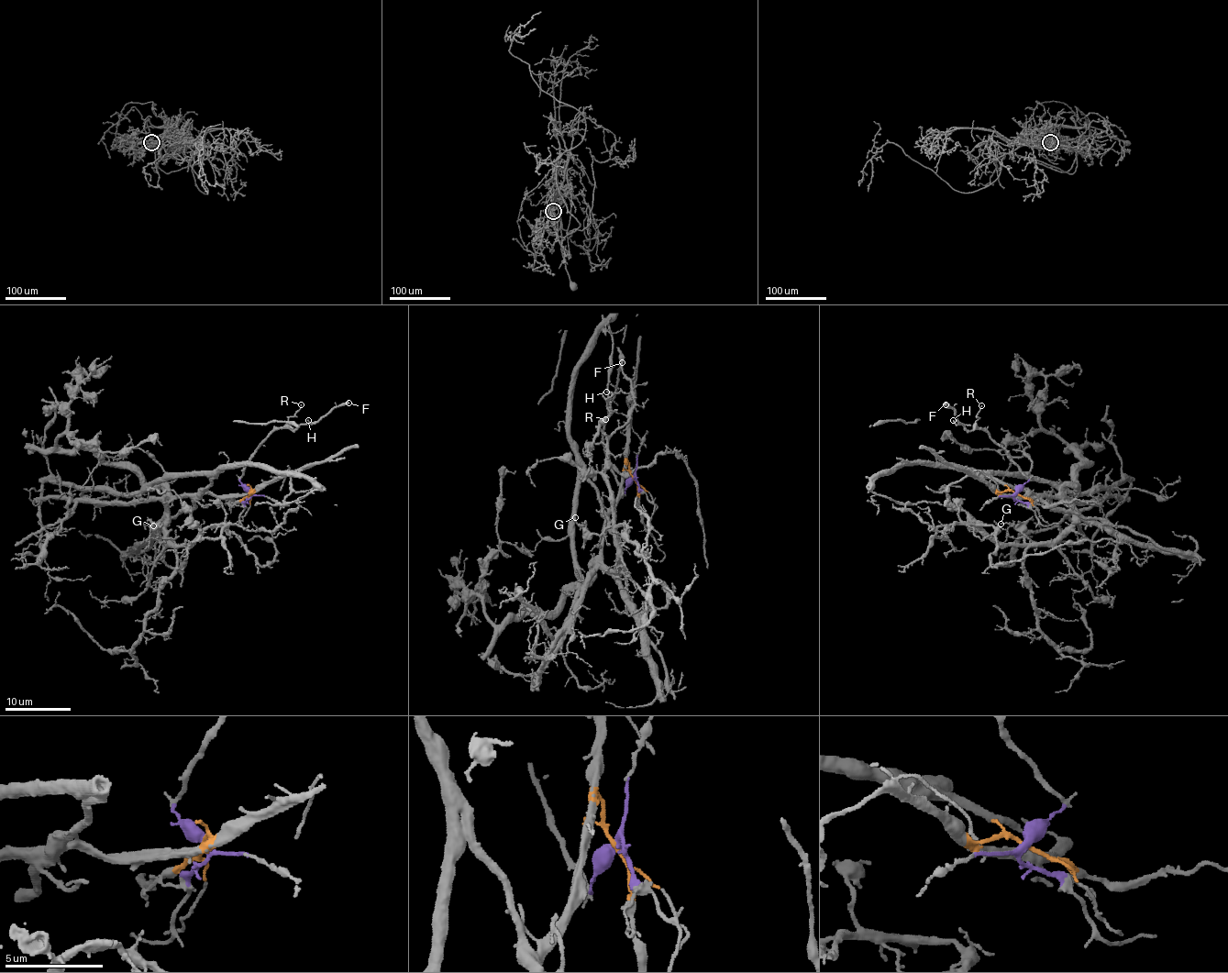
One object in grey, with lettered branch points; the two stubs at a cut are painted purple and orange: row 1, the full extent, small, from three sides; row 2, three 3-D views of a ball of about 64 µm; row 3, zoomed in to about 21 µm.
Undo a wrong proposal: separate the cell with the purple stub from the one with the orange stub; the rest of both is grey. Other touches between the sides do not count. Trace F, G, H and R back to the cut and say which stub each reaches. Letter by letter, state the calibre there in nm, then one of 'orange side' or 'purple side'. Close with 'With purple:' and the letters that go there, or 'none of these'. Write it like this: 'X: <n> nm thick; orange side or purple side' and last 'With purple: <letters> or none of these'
F: 320 nm thick; purple side
G: 140 nm thick; orange side
H: 100 nm thick; purple side
R: 90 nm thick; purple side
With purple: F, H, R

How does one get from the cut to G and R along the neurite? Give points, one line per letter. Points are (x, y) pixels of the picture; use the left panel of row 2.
G: (250, 492), (171, 498), (167, 541), (175, 543), (153, 525)
R: (250, 492), (239, 478), (254, 452), (294, 414), (301, 404)

